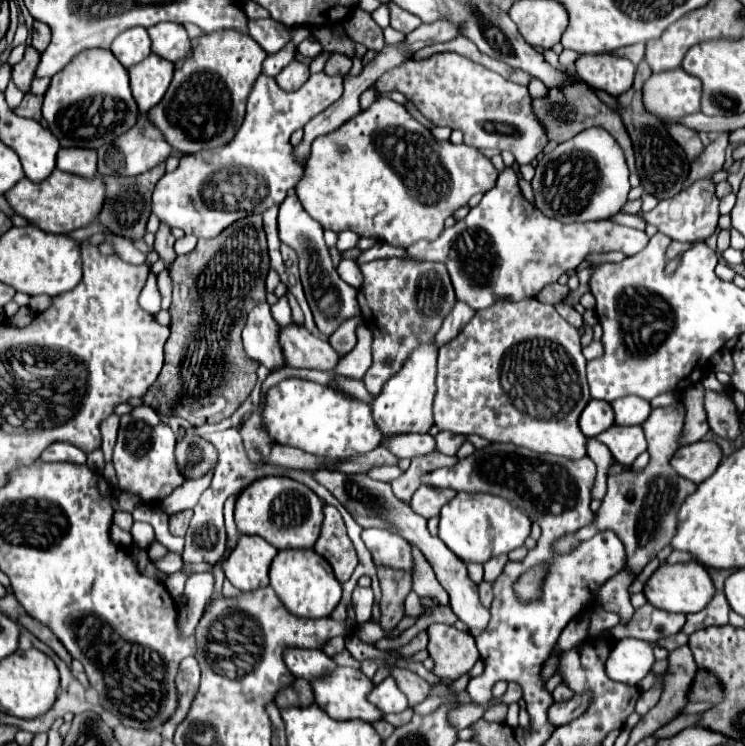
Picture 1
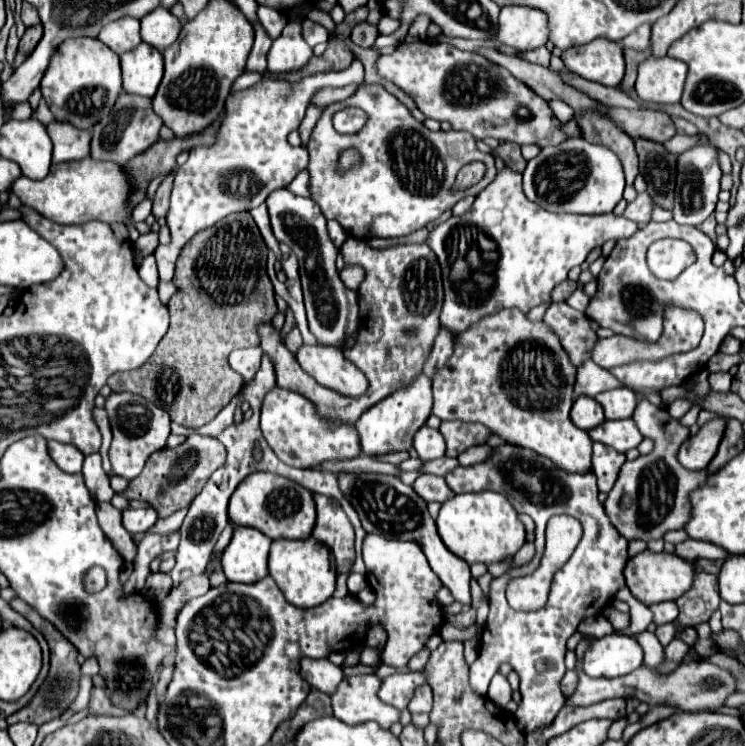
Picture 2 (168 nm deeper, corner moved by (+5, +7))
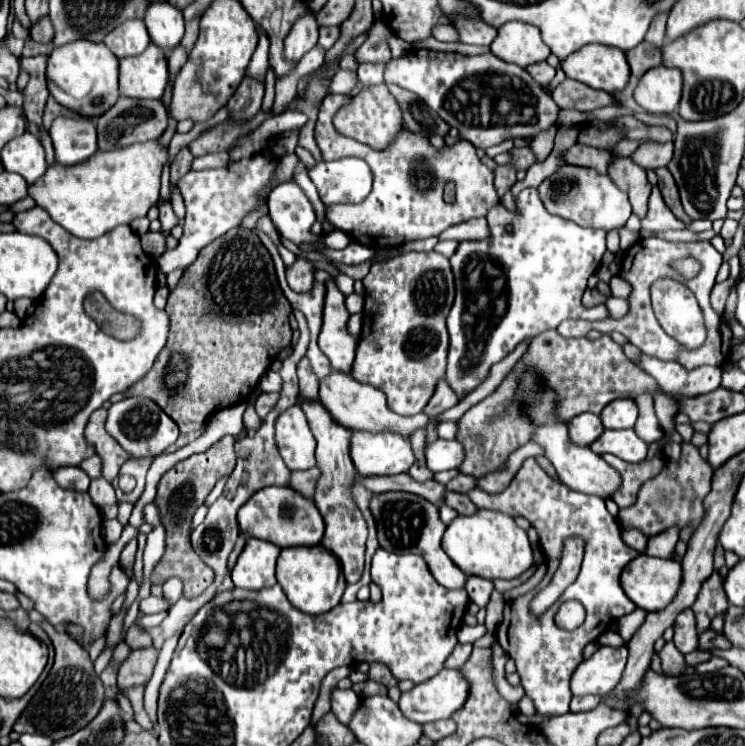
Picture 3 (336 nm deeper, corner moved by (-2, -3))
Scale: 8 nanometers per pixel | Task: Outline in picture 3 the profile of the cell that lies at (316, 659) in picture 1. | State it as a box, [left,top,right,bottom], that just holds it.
[331,688,361,724]

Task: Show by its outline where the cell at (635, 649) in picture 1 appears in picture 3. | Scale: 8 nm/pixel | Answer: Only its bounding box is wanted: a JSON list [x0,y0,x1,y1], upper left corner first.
[571,646,627,698]

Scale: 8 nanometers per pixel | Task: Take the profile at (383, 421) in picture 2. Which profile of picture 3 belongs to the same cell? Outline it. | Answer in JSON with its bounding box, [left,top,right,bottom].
[351,432,415,476]

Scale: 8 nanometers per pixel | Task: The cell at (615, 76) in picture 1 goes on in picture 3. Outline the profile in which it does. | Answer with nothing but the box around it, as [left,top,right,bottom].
[561,46,631,94]

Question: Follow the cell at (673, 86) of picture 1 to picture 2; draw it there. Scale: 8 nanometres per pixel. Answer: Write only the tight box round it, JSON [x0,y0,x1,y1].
[636,56,688,104]

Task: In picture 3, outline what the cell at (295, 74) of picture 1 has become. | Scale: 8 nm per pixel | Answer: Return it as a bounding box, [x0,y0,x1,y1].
[283,14,317,64]

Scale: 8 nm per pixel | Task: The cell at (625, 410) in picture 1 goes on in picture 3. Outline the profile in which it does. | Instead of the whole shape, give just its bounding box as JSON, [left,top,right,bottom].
[601,398,637,428]

